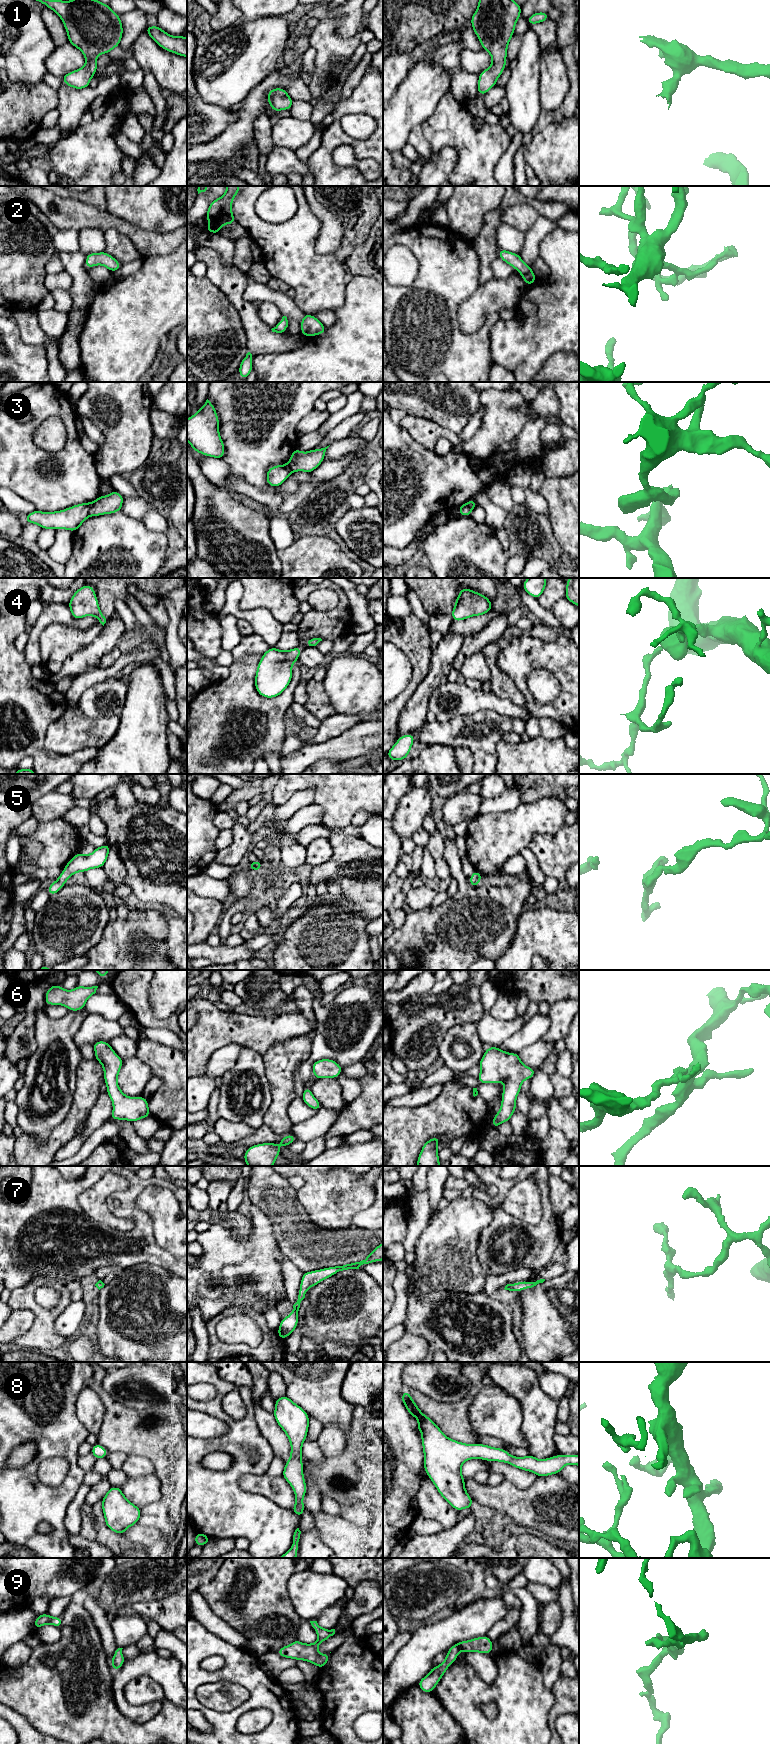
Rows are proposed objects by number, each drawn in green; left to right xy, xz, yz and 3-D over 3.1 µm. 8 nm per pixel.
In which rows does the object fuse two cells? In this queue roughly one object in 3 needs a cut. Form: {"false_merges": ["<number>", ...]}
{"false_merges": ["3"]}

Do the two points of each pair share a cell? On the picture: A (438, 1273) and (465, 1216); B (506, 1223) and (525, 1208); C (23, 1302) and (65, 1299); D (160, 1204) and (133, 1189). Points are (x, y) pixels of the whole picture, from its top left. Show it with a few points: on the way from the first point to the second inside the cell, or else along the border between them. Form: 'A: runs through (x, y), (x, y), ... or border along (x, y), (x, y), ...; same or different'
A: runs through (445, 1259), (447, 1246), (456, 1230); same
B: border along (505, 1195), (500, 1207), (520, 1220), (535, 1226); different
C: runs through (34, 1307), (40, 1312), (54, 1312), (56, 1310); same
D: border along (162, 1185), (148, 1185), (135, 1199); different

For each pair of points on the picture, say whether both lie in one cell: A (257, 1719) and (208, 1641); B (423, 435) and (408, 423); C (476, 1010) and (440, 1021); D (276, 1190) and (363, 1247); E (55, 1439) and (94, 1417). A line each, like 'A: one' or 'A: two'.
A: two
B: one
C: one
D: one
E: two

